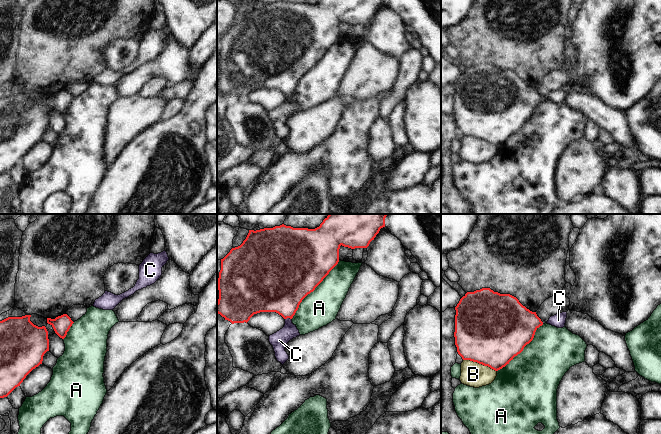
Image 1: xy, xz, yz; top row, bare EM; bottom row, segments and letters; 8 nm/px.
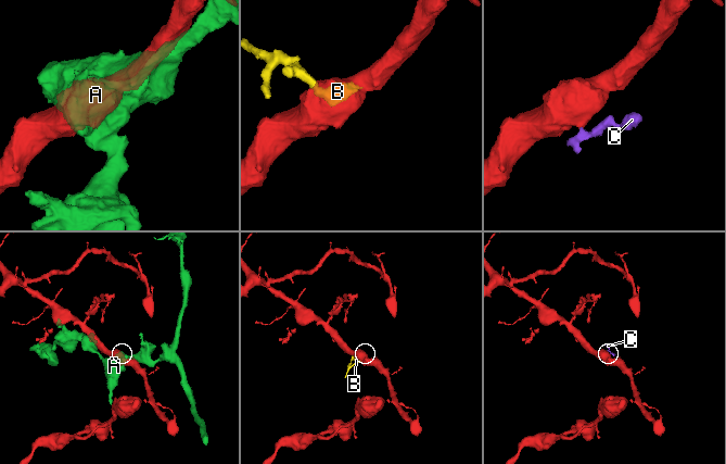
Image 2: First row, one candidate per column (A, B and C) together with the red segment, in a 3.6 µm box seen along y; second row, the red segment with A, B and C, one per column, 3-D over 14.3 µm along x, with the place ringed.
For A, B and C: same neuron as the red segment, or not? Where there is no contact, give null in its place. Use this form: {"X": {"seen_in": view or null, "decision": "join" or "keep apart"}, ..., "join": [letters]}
{"A": {"seen_in": "xz", "decision": "keep apart"}, "B": {"seen_in": "yz", "decision": "keep apart"}, "C": {"seen_in": "xz", "decision": "join"}, "join": ["C"]}

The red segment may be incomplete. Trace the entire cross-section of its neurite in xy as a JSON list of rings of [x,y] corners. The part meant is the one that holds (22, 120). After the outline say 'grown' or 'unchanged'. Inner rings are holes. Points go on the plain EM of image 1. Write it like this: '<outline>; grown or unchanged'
[[[31,91],[0,97],[0,174],[20,162],[49,127],[48,107],[30,97]]]; unchanged

